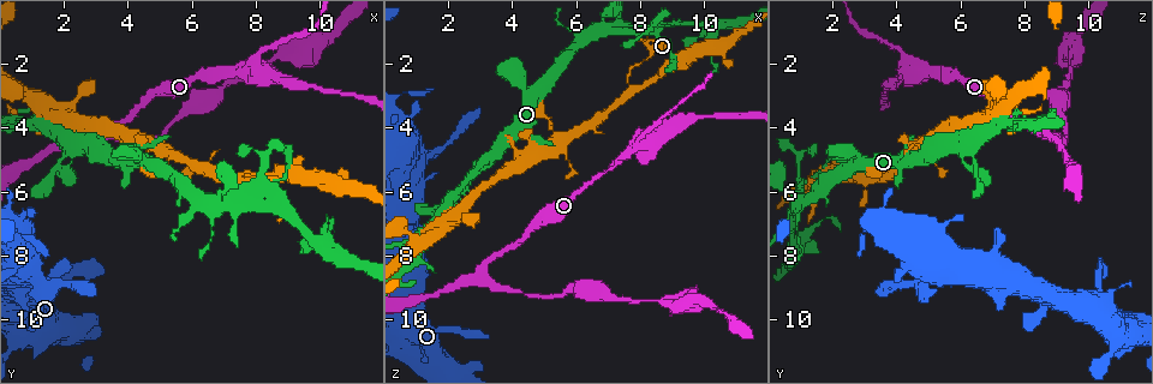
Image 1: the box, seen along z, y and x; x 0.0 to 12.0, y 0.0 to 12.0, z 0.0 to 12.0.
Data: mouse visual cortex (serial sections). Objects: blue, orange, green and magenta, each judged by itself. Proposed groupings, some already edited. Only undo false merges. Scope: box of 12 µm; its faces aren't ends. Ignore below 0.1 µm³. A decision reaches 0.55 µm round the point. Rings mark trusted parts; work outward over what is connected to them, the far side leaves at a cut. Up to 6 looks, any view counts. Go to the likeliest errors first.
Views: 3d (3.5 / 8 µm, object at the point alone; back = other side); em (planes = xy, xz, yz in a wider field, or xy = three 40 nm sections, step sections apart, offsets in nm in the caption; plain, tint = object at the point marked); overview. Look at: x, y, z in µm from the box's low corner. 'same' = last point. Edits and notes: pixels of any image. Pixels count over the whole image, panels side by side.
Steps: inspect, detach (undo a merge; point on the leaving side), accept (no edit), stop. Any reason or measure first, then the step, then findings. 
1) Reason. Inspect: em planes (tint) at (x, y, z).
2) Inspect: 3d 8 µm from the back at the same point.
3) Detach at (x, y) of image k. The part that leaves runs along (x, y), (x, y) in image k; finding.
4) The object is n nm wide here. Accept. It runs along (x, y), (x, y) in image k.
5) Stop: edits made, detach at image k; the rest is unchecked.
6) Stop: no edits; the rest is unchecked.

Branch point. Inspect: em xy step 3 (tint) at (8.0, 2.1, 4.4).

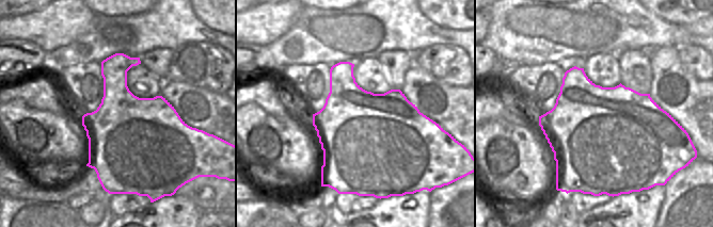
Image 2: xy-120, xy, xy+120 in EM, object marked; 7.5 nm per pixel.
Wider look. Inspect: 3d 3.5 µm at the same point.

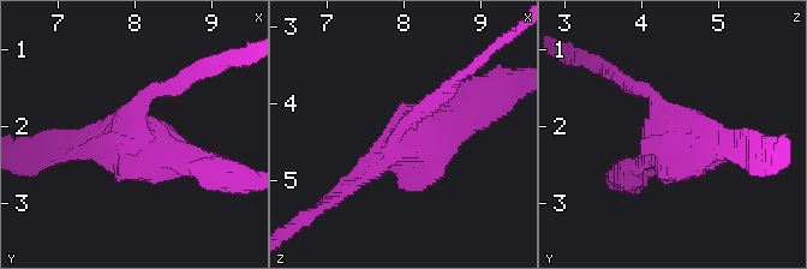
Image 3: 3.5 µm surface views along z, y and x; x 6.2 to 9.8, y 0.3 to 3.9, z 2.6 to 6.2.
Accept. All the same cell.

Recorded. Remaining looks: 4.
Branch point. Inspect: 3d 3.5 µm at (3.0, 4.1, 8.4).

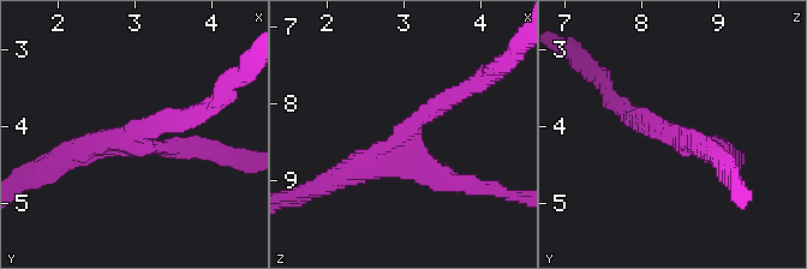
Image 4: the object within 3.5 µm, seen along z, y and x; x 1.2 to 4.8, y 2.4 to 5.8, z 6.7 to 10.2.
3 arms meet here; the arms are 250, 250, 300 nm wide; shape alone is not enough. Inspect: em xy step 1 (tint) at (3.05, 4.10, 8.35).

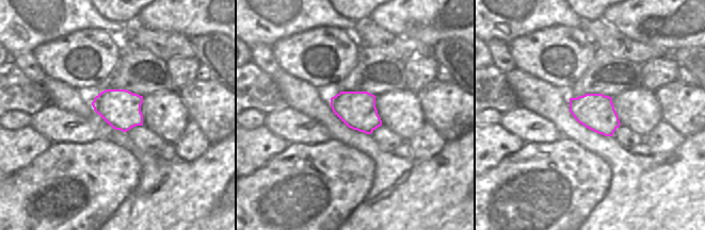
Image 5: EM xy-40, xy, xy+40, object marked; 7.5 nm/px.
Accept. It runs along (625, 112), (686, 149), (719, 145) in image 4; one cell here.

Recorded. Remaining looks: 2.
A narrow waist. Inspect: 3d 3.5 µm at (7.2, 6.2, 1.0).

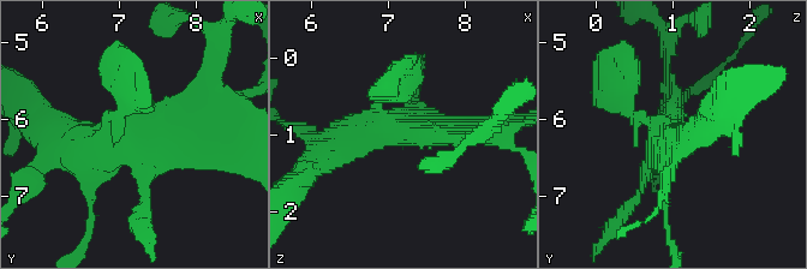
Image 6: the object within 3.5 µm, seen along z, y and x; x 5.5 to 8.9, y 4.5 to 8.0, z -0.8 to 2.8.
Need the tissue. Inspect: em xy step 3 (tint) at (7.15, 6.25, 0.95).

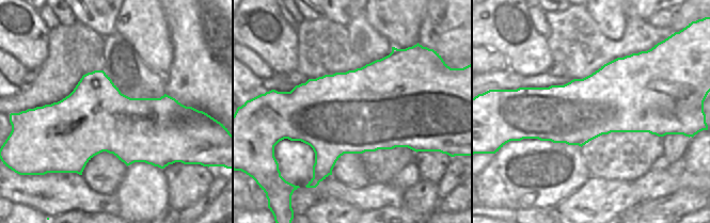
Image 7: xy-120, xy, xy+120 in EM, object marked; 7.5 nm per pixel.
The object is 650 nm wide here. Accept. It runs along (323, 160), (375, 130), (471, 130) in image 6; all the same cell.

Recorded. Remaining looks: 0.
Stop: no edits; the rest is unchecked.

